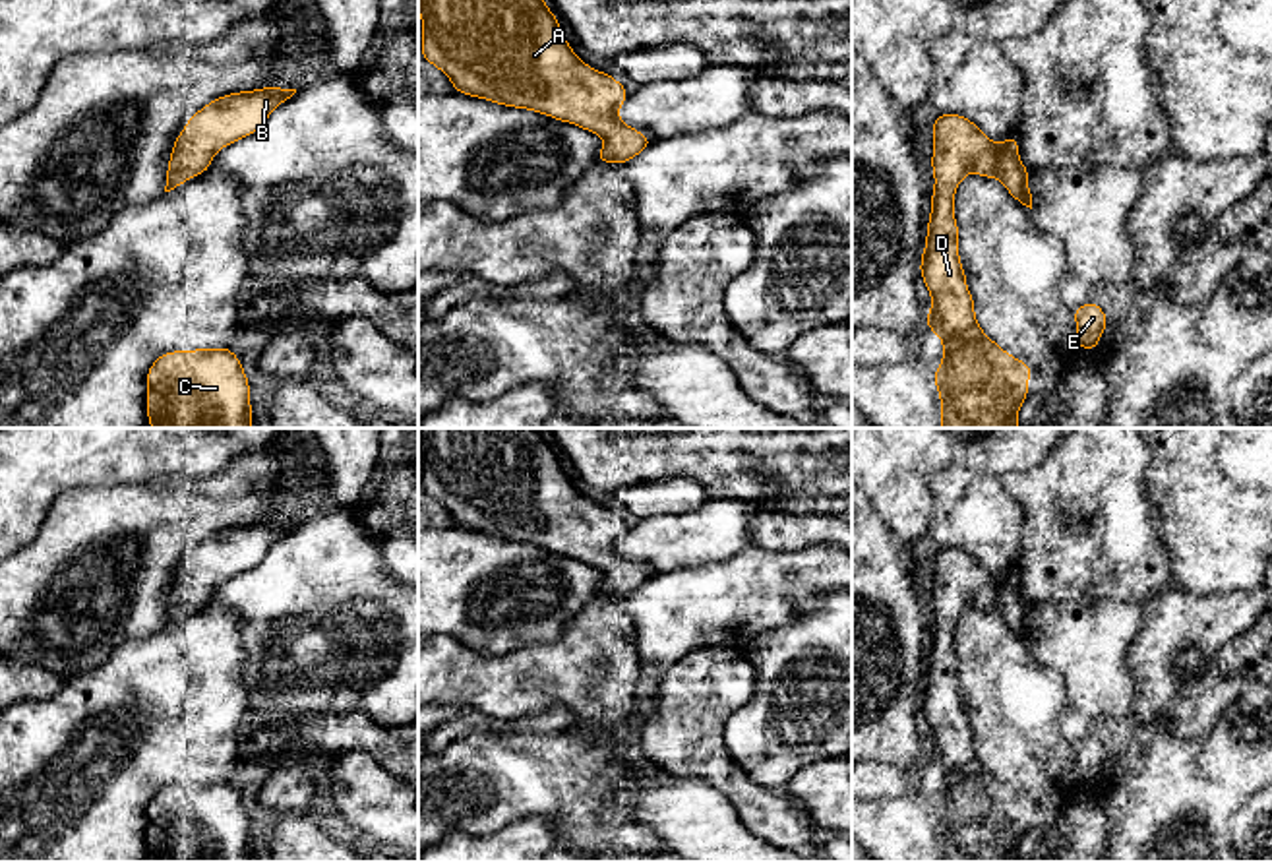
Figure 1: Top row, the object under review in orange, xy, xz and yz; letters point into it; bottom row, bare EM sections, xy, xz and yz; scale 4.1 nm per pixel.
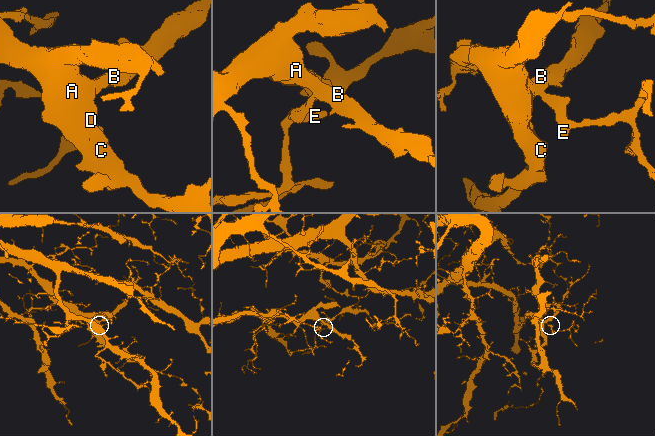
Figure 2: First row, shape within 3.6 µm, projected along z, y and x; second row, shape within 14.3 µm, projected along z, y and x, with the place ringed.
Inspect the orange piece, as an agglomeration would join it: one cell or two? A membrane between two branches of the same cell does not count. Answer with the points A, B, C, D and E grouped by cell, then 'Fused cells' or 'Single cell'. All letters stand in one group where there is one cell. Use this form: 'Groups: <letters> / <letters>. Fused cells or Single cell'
Groups: A B C D E. Single cell

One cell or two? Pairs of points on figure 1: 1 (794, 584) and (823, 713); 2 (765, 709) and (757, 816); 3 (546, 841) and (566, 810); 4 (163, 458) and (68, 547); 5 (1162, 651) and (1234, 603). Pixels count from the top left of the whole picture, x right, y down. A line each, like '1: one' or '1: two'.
1: two
2: two
3: two
4: two
5: one

